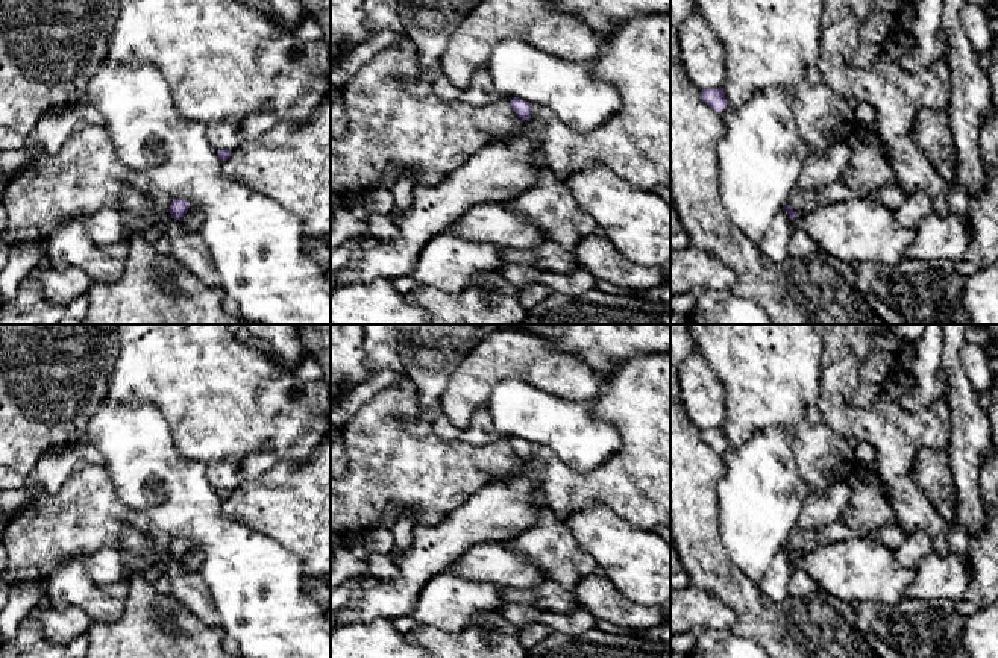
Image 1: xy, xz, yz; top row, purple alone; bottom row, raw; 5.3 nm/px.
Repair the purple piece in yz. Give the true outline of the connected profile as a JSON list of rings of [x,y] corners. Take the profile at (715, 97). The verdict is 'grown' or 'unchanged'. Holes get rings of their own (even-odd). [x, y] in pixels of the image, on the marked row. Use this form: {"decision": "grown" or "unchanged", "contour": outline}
{"decision": "unchanged", "contour": [[[722,88],[702,89],[701,99],[719,114],[727,108],[727,99]]]}

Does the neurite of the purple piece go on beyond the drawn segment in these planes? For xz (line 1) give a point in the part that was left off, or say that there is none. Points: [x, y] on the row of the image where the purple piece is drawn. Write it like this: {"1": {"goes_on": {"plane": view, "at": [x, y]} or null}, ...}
{"1": {"goes_on": null}}

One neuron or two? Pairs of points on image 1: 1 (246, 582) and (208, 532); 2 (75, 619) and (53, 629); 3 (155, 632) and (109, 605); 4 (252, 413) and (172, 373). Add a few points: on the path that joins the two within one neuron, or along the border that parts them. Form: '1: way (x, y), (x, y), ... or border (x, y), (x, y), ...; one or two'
1: way (244, 570), (220, 545); one
2: way (70, 622), (58, 626); one
3: border (125, 601), (125, 610), (116, 620), (94, 619); two
4: way (232, 408), (196, 373), (191, 373); one

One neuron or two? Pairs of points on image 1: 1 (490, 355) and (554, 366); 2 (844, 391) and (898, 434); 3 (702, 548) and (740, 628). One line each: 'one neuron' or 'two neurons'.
1: one neuron
2: one neuron
3: one neuron

